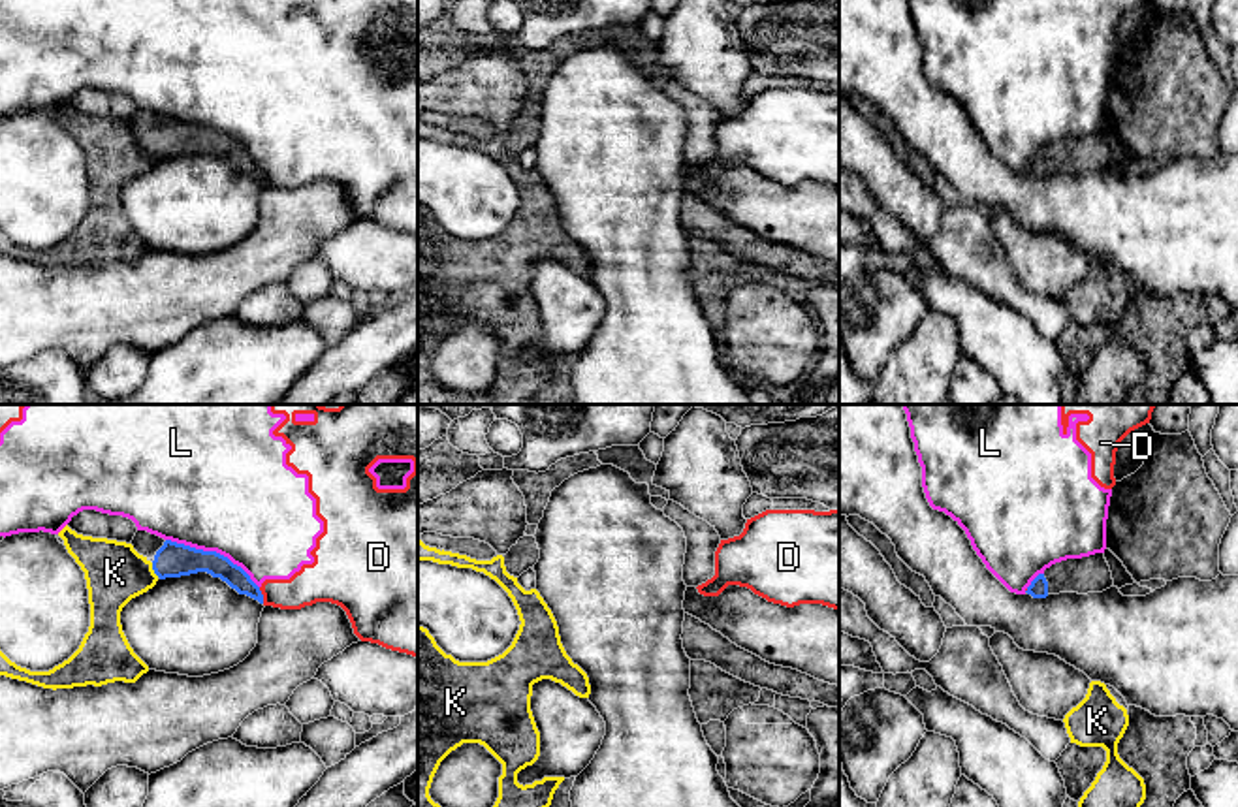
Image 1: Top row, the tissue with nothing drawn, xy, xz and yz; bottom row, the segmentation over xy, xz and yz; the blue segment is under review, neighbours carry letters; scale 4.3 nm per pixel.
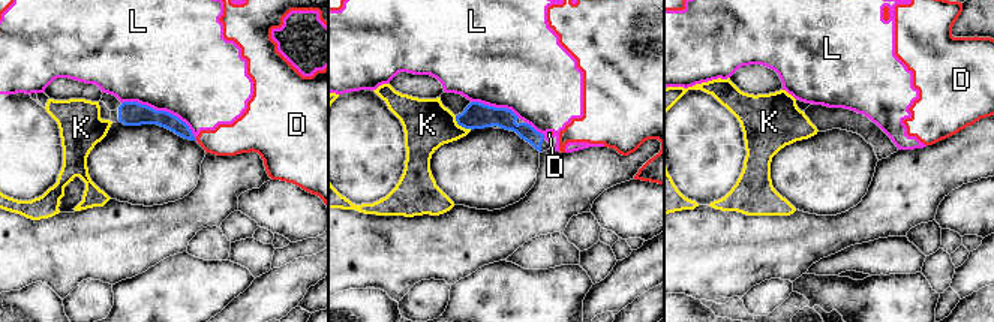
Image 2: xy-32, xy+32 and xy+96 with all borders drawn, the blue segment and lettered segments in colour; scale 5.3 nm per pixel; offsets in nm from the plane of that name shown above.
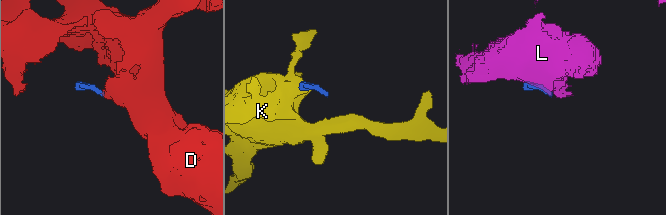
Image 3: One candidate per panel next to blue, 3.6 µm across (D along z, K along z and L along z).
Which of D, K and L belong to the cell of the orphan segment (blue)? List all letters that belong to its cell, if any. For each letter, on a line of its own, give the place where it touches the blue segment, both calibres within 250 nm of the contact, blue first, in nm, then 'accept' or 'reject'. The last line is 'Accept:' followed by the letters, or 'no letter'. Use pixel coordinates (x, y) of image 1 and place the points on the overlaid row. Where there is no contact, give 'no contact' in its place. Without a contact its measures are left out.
D: contact xy (262, 595); calibres 100 and 170 nm; reject
K: contact xy (153, 569); calibres 150 and 260 nm; reject
L: contact xy (213, 552); calibres 150 and 500 nm; reject
Accept: no letter

